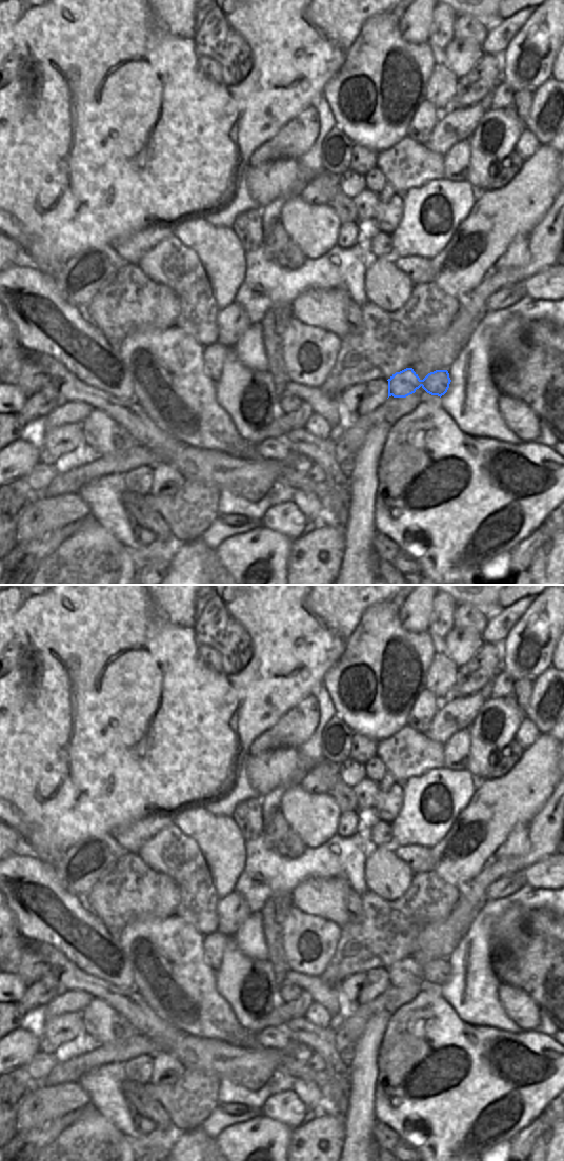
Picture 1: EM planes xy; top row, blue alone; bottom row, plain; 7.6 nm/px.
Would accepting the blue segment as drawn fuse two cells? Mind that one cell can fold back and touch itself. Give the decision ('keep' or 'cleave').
cleave

